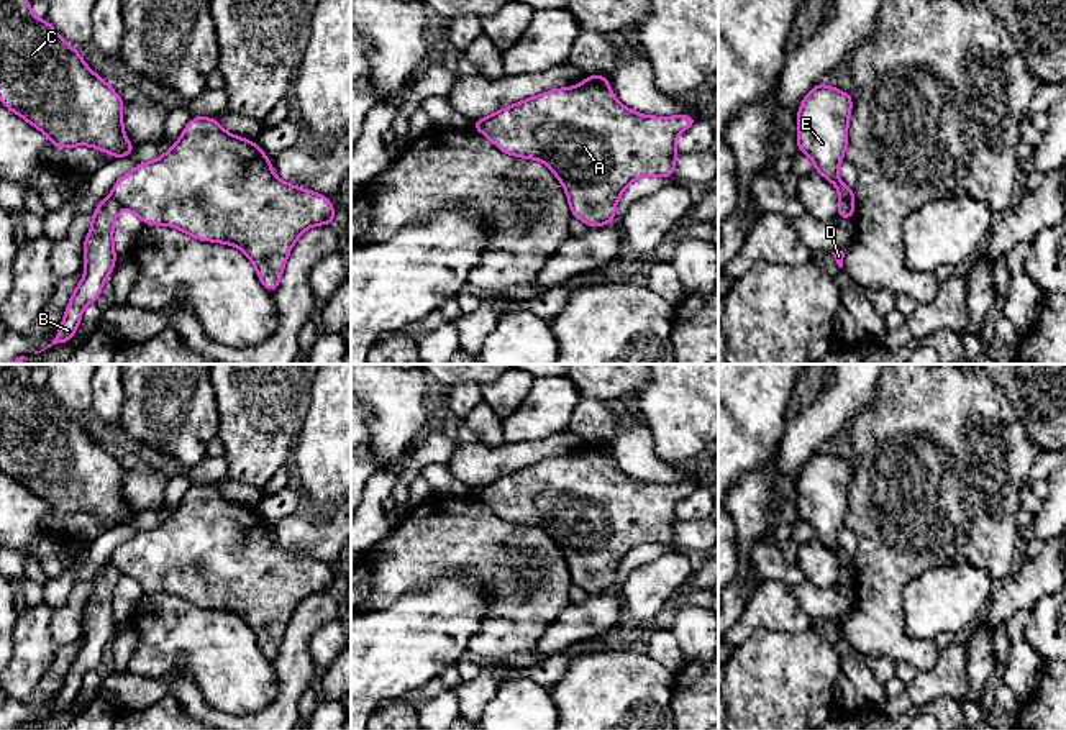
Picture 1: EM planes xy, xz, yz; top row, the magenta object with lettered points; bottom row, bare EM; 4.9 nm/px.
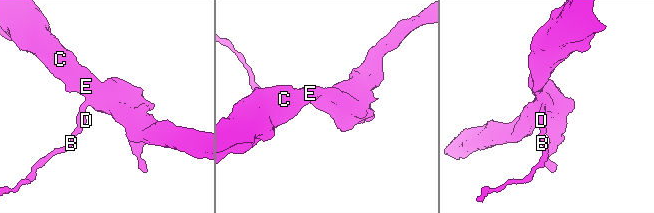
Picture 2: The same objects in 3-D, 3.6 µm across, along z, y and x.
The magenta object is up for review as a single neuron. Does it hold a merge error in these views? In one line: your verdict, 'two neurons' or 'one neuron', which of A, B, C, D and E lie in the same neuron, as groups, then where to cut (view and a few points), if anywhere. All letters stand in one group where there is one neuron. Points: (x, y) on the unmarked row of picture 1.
two neurons; A C E / B D; cut in xy along (112, 561), (122, 574)

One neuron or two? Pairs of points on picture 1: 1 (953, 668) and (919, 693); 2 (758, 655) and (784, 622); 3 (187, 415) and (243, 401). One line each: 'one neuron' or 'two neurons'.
1: one neuron
2: two neurons
3: two neurons

